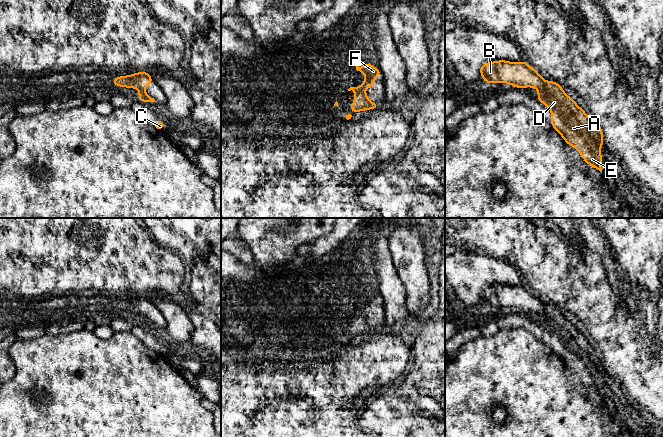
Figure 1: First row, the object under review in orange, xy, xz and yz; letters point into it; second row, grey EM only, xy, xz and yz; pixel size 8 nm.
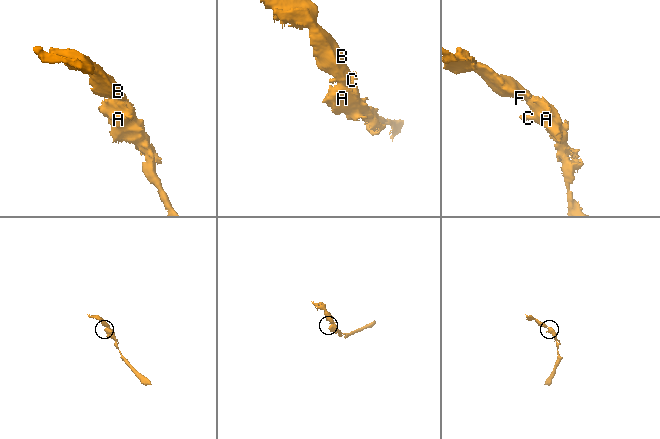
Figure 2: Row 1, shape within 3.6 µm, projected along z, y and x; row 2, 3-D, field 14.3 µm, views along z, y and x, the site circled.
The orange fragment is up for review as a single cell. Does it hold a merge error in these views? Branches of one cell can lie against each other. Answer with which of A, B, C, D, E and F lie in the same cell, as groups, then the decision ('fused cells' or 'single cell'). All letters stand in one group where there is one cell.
groups A B C D E F; single cell

